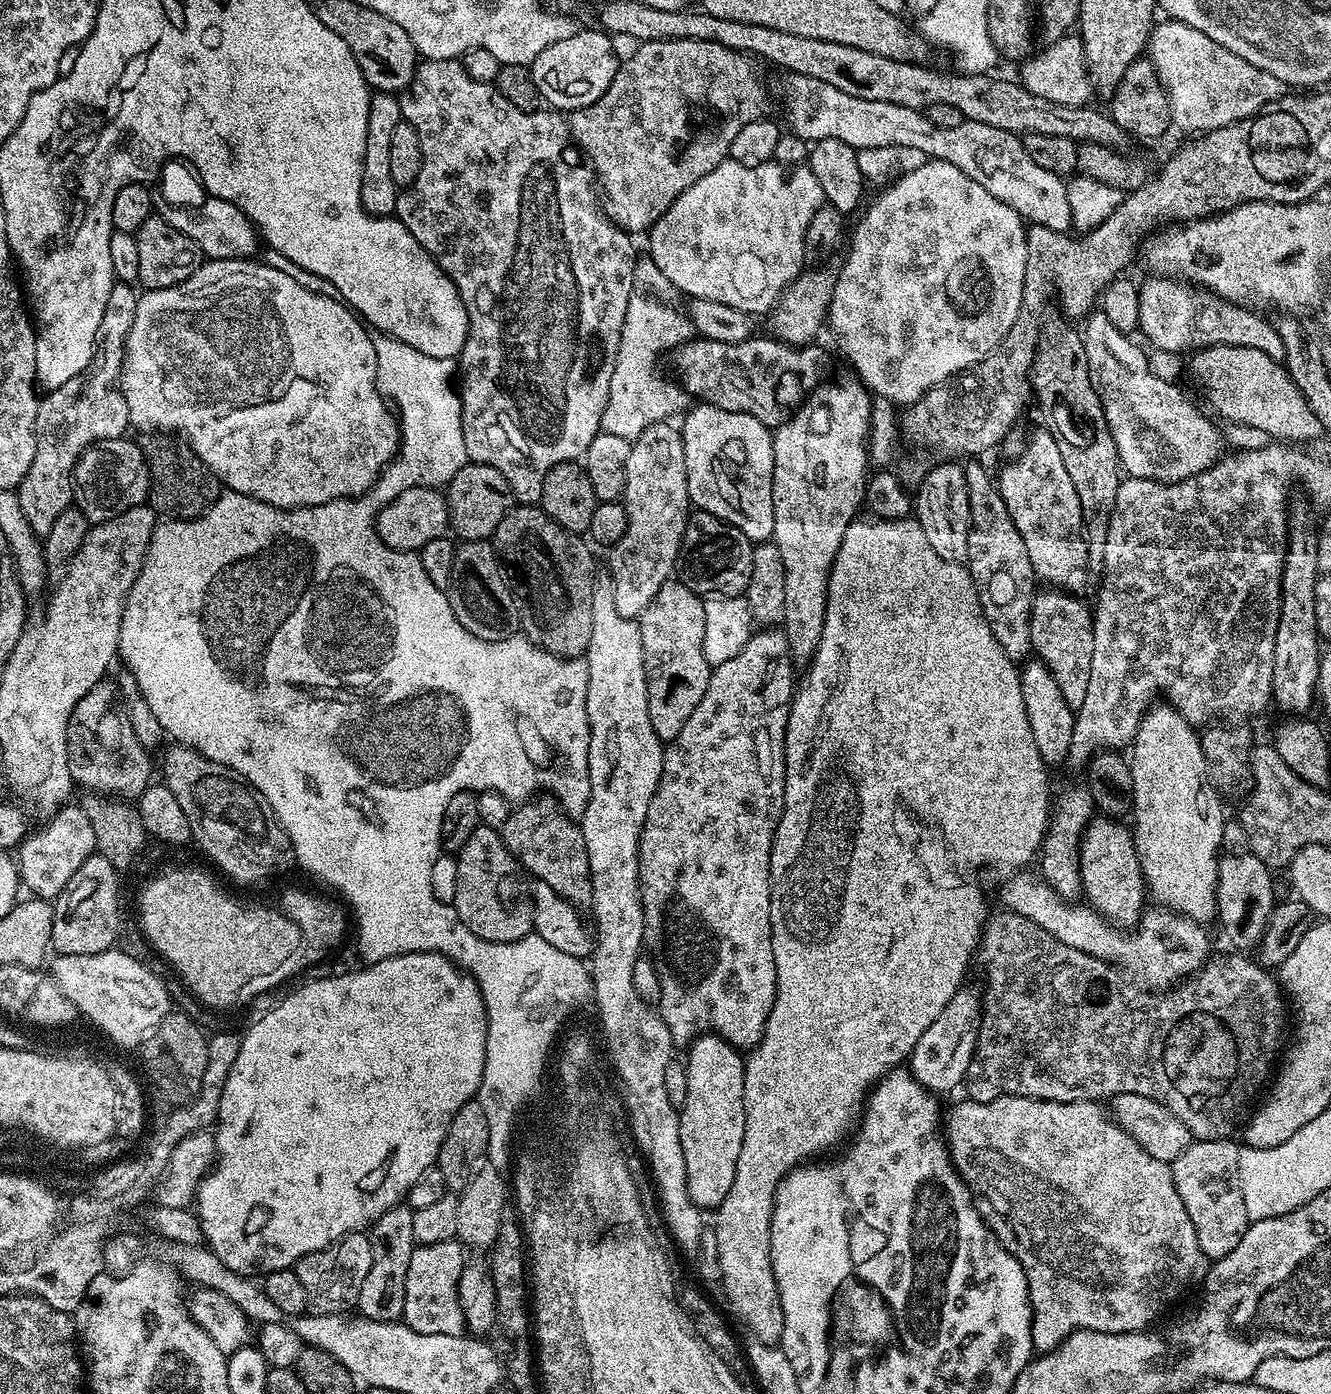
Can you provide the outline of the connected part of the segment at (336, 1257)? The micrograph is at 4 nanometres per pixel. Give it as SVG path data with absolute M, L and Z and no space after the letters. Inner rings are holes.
M363 1231L349 1232L335 1244L306 1254L294 1265L294 1271L302 1290L306 1290L309 1309L318 1315L348 1312L356 1303L362 1282L366 1282L371 1261L372 1241Z

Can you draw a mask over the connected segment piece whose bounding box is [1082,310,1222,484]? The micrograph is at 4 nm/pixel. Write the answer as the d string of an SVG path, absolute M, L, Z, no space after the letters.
M1100 310L1089 312L1082 325L1084 325L1082 335L1090 378L1100 396L1106 422L1112 428L1112 438L1116 454L1120 459L1120 467L1131 479L1156 480L1159 484L1177 484L1206 470L1221 459L1221 429L1219 432L1178 389L1174 388L1176 386L1173 383L1153 372L1148 364L1149 353L1143 352L1131 340L1133 339L1131 335L1118 331L1107 321L1106 314Z

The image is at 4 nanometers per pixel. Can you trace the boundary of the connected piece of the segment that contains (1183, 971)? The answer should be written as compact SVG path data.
M1020 870L1009 876L1012 877L1000 888L1000 900L1004 903L1001 905L1005 909L1042 926L1042 930L1058 938L1058 942L1066 942L1066 946L1074 946L1074 950L1082 950L1082 954L1106 961L1127 974L1131 983L1145 990L1167 990L1198 972L1201 964L1209 959L1205 925L1170 908L1149 907L1135 929L1125 934L1121 929L1111 927L1091 906L1076 908L1080 906L1063 900L1045 880L1035 875L1032 877L1028 870Z

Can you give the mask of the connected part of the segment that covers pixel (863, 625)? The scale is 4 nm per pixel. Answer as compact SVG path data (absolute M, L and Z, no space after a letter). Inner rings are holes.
M857 518L853 520L851 526L846 530L846 534L842 534L842 546L838 546L838 554L834 558L834 566L830 570L830 578L828 579L826 622L822 626L822 638L818 642L818 650L812 655L811 661L807 665L806 671L808 673L805 674L804 681L801 684L799 681L788 709L788 721L784 731L784 809L776 827L772 853L770 854L770 882L772 883L770 886L770 926L772 927L772 949L774 950L774 966L776 967L776 997L764 1027L764 1037L760 1039L760 1043L755 1048L751 1049L750 1055L744 1061L746 1134L742 1138L742 1150L738 1154L738 1170L734 1170L734 1186L730 1186L730 1194L726 1194L726 1198L714 1212L717 1220L714 1231L718 1238L720 1280L722 1285L724 1284L724 1292L728 1295L728 1300L732 1303L737 1318L753 1332L751 1335L755 1339L764 1344L776 1344L782 1334L782 1326L784 1325L782 1302L770 1262L770 1226L772 1225L772 1207L776 1201L777 1186L792 1169L819 1157L816 1156L819 1152L824 1152L827 1148L834 1147L835 1144L842 1143L841 1145L843 1145L849 1139L850 1133L857 1127L858 1117L861 1115L868 1093L875 1088L876 1083L887 1072L903 1065L911 1057L918 1038L922 1038L922 1034L930 1026L930 1022L934 1022L934 1018L938 1018L938 1014L942 1014L942 1006L946 1006L946 1002L950 1002L950 998L954 998L954 994L965 987L964 975L968 972L968 963L971 960L973 963L974 953L979 949L980 938L984 935L984 925L988 923L990 915L990 907L988 908L987 902L980 897L979 886L971 884L967 880L972 868L980 868L983 864L1005 864L1006 867L1010 868L1008 870L1028 866L1031 860L1033 863L1037 859L1040 843L1043 842L1046 831L1046 812L1044 816L1044 771L1046 771L1046 765L1044 759L1038 754L1038 746L1034 746L1034 734L1030 734L1030 722L1026 719L1026 702L1022 702L1020 674L1014 661L1005 654L1002 646L998 646L998 638L994 638L994 634L990 634L990 626L984 620L982 606L972 581L972 575L969 574L963 563L955 564L949 560L938 558L938 554L934 554L919 520L915 518L907 520L867 519Z

